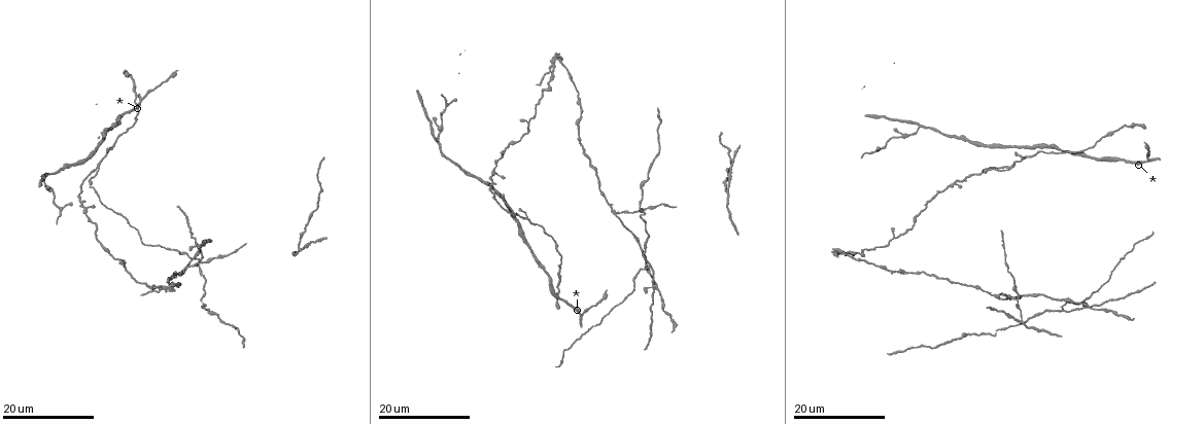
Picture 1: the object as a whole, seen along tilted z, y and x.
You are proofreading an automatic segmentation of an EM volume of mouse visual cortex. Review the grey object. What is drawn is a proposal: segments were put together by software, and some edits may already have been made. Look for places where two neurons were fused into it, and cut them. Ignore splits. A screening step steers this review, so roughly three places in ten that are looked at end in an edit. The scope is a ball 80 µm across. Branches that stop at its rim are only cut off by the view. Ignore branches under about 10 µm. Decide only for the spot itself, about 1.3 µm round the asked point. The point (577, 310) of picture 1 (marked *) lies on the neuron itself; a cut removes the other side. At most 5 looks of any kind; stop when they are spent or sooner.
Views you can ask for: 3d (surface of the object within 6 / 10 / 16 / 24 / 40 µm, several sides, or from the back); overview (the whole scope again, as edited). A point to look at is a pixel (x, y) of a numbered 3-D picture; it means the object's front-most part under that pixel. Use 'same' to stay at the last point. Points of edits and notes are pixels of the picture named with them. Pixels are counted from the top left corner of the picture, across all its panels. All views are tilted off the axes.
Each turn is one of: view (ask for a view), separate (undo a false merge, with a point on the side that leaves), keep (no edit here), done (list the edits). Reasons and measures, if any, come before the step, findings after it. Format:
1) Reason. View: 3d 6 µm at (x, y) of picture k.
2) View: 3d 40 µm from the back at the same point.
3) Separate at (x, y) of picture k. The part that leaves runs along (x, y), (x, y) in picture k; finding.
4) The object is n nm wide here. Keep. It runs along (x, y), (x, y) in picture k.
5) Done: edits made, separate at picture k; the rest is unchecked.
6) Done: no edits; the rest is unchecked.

Looks like a crossing. View: 3d 24 µm at (654, 287) of picture 1.

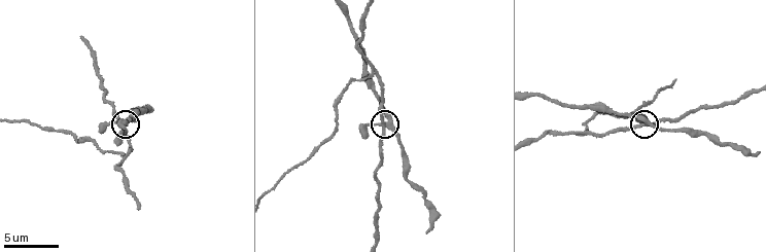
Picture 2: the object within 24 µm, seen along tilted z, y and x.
View: 3d 6 µm at (389, 126) of picture 2.

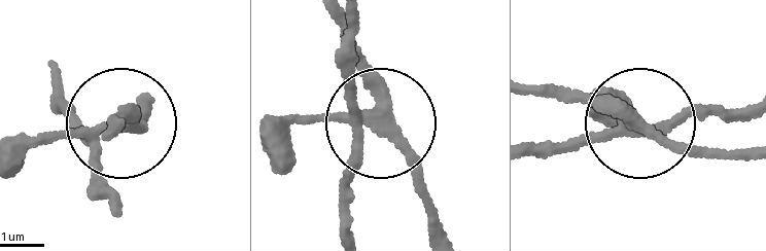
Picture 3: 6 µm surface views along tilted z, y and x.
View: 3d 6 µm from the back at (371, 121) of picture 3.

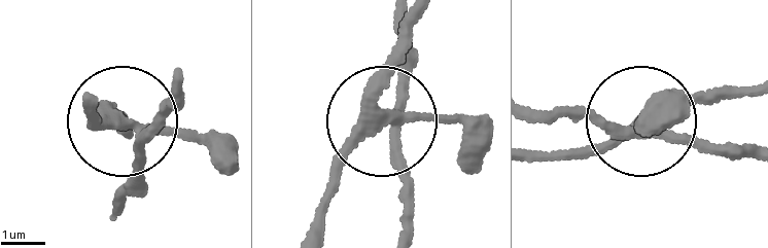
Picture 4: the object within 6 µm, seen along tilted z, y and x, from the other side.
Separate at (345, 151) of picture 4. The part that leaves runs along (400, 118), (377, 89), (407, 10) in picture 4; a second neuron is stuck on.

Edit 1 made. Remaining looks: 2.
Two arms in line, one across. View: 3d 10 µm at (126, 152) of picture 2.

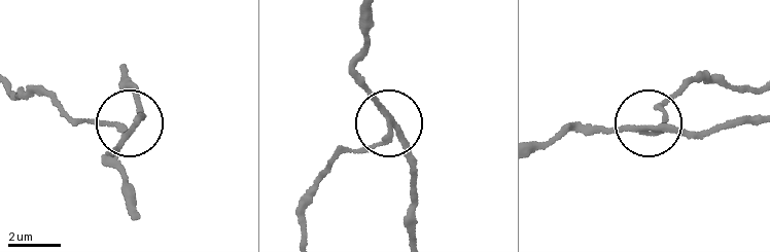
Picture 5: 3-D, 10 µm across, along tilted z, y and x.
View: 3d 6 µm at (394, 125) of picture 5.

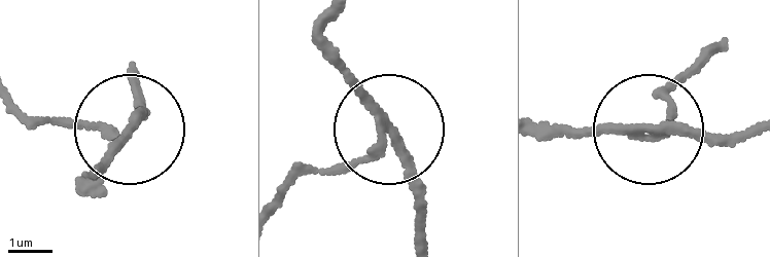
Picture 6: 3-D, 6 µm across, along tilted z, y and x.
The side arm is 24 µm long. Separate at (64, 122) of picture 6. The part that leaves runs along (648, 131), (705, 62) in picture 6; two neurons meet here.

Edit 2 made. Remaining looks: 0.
Done: edits made, separate at picture 4, separate at picture 6; the rest is unchecked.

